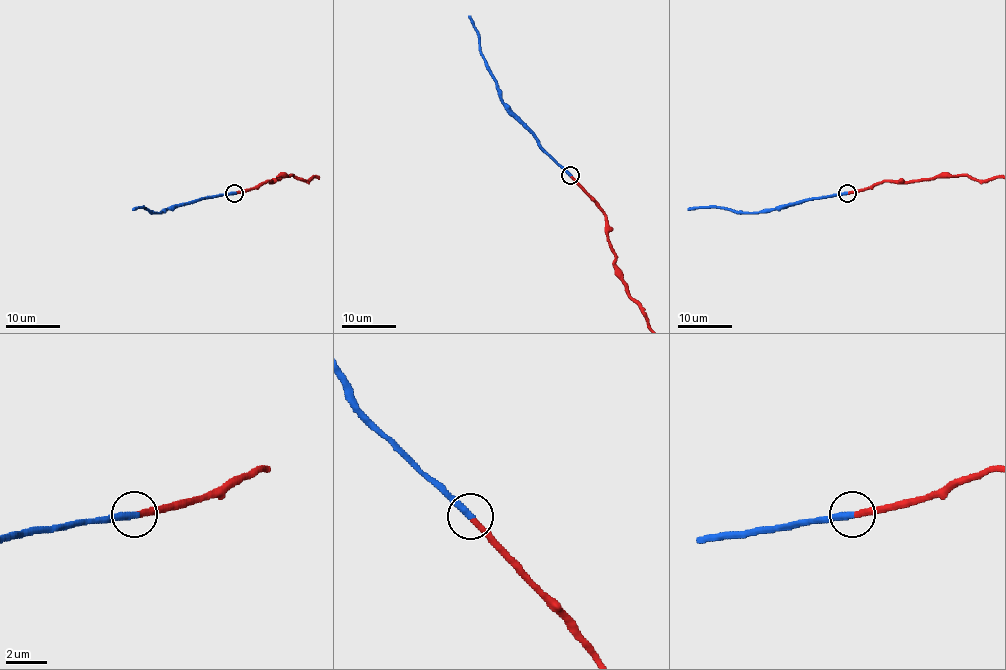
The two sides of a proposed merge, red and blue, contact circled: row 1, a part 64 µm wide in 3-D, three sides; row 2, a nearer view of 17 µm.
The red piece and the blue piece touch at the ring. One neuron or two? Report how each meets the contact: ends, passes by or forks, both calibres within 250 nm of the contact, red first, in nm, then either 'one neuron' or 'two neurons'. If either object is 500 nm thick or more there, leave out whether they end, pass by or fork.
red ends; blue ends; calibres 280 and 360 nm; one neuron

